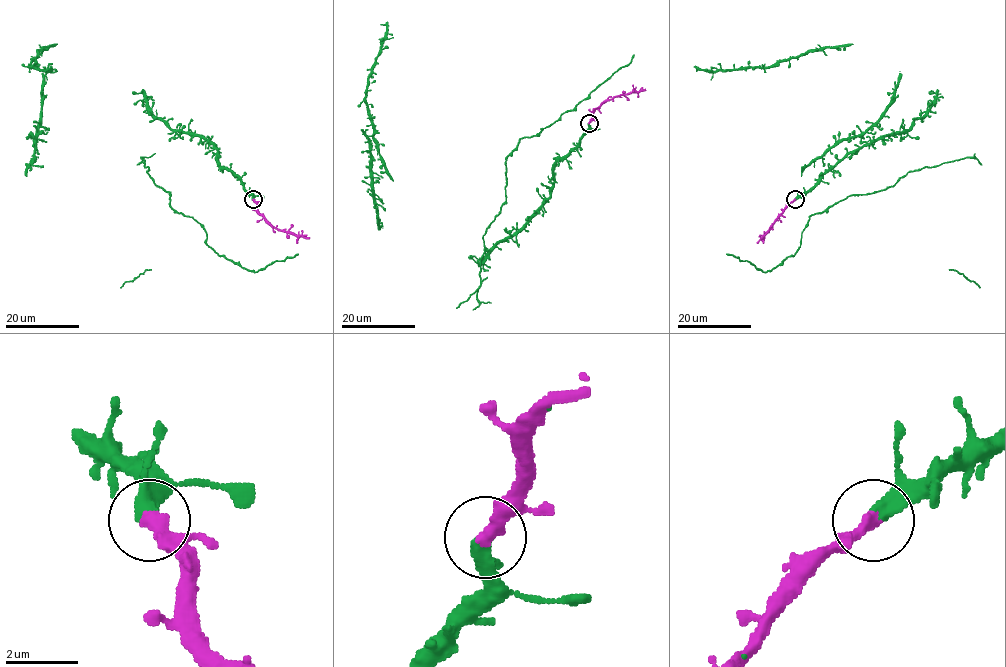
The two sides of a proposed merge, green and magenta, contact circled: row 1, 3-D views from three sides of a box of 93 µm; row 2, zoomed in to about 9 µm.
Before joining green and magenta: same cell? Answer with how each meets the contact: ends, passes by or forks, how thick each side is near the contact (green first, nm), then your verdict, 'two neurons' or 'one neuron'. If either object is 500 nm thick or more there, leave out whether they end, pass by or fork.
green ends; magenta ends; calibres 460 and 400 nm; one neuron

